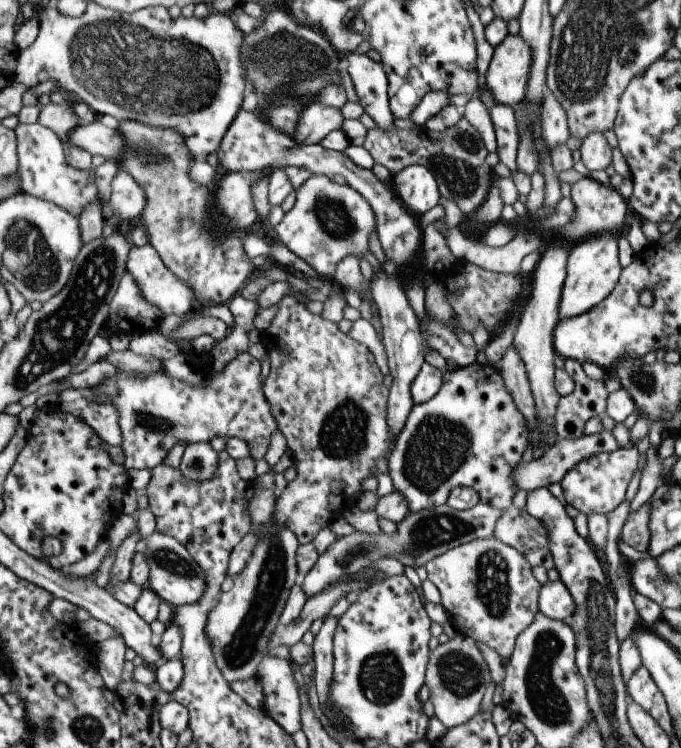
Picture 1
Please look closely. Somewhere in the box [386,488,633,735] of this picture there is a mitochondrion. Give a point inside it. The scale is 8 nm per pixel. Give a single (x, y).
(548, 705)

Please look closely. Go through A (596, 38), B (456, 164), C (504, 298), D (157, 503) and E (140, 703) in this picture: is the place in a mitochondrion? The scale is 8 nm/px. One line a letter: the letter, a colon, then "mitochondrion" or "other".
A: mitochondrion
B: mitochondrion
C: mitochondrion
D: other
E: other

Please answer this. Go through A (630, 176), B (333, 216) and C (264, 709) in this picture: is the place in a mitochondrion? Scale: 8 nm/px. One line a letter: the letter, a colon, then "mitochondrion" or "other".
A: other
B: mitochondrion
C: other

